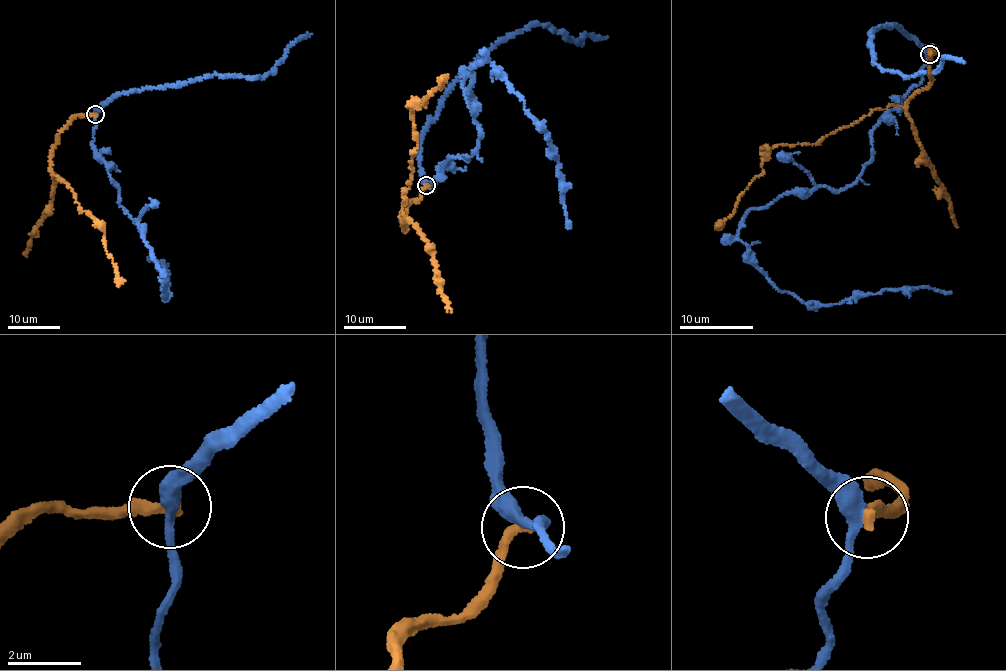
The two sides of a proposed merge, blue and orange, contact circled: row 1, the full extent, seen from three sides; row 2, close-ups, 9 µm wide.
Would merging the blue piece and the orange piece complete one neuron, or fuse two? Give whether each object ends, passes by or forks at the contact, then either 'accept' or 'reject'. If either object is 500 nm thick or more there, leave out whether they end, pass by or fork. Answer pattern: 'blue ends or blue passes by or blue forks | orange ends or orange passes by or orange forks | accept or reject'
blue passes by | orange ends | reject

